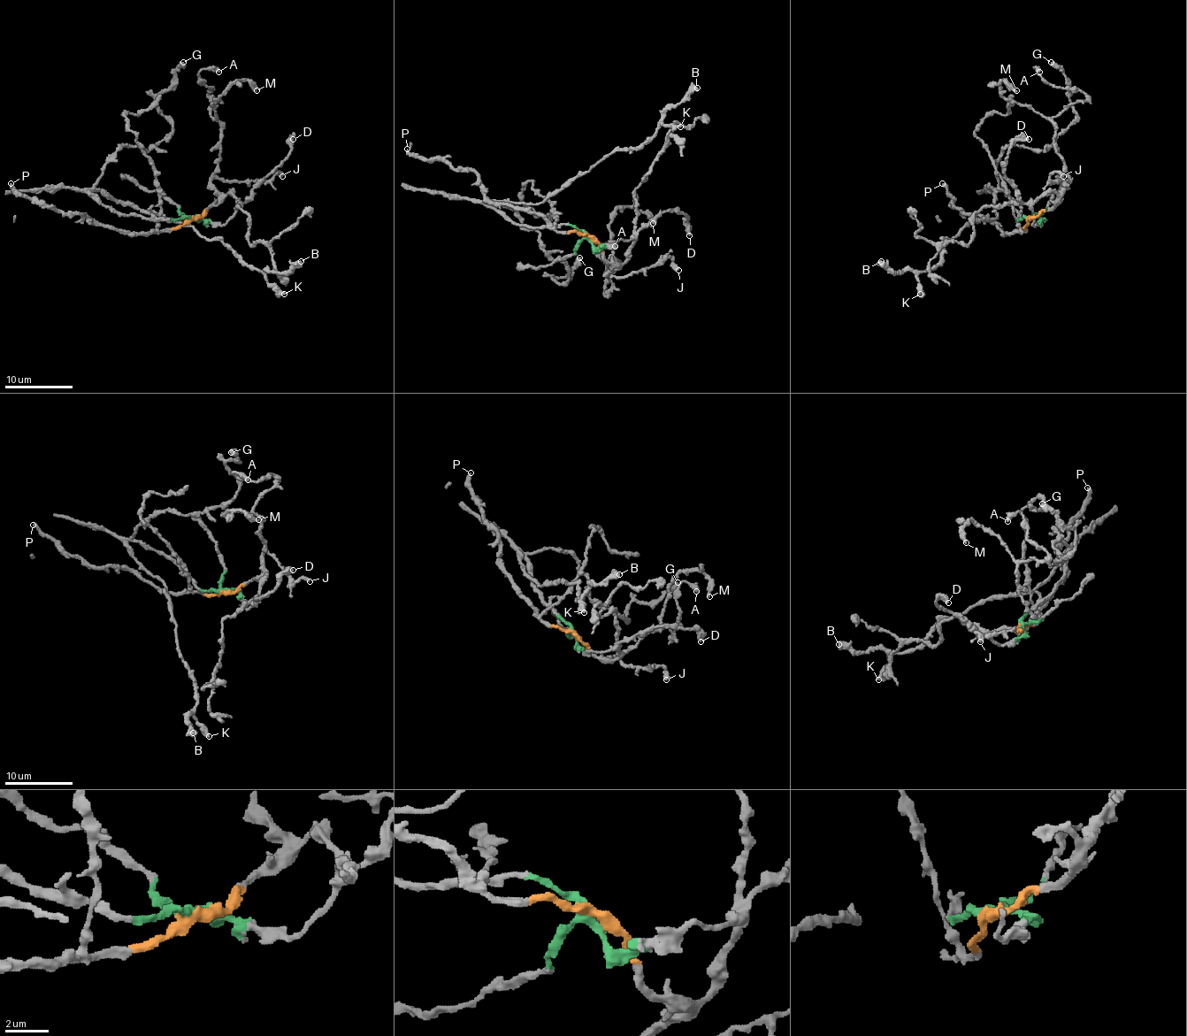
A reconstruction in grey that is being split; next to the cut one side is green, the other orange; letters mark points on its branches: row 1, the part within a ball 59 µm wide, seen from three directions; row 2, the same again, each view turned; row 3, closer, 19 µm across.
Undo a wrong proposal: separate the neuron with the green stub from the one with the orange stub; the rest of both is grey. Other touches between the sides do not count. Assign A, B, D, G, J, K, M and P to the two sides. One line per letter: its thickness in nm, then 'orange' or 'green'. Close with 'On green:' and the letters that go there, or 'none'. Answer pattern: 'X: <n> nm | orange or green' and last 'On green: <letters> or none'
A: 480 nm | orange
B: 600 nm | green
D: 500 nm | green
G: 500 nm | green
J: 480 nm | orange
K: 360 nm | green
M: 280 nm | orange
P: 380 nm | orange
On green: B, D, G, K

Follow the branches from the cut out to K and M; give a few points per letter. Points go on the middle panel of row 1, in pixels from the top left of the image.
K: (588, 235), (564, 224), (517, 226), (487, 203), (540, 203), (618, 150), (636, 150), (660, 125), (680, 126)
M: (588, 235), (616, 266), (607, 275), (617, 261), (612, 215), (618, 208), (629, 207), (644, 213), (653, 224)

